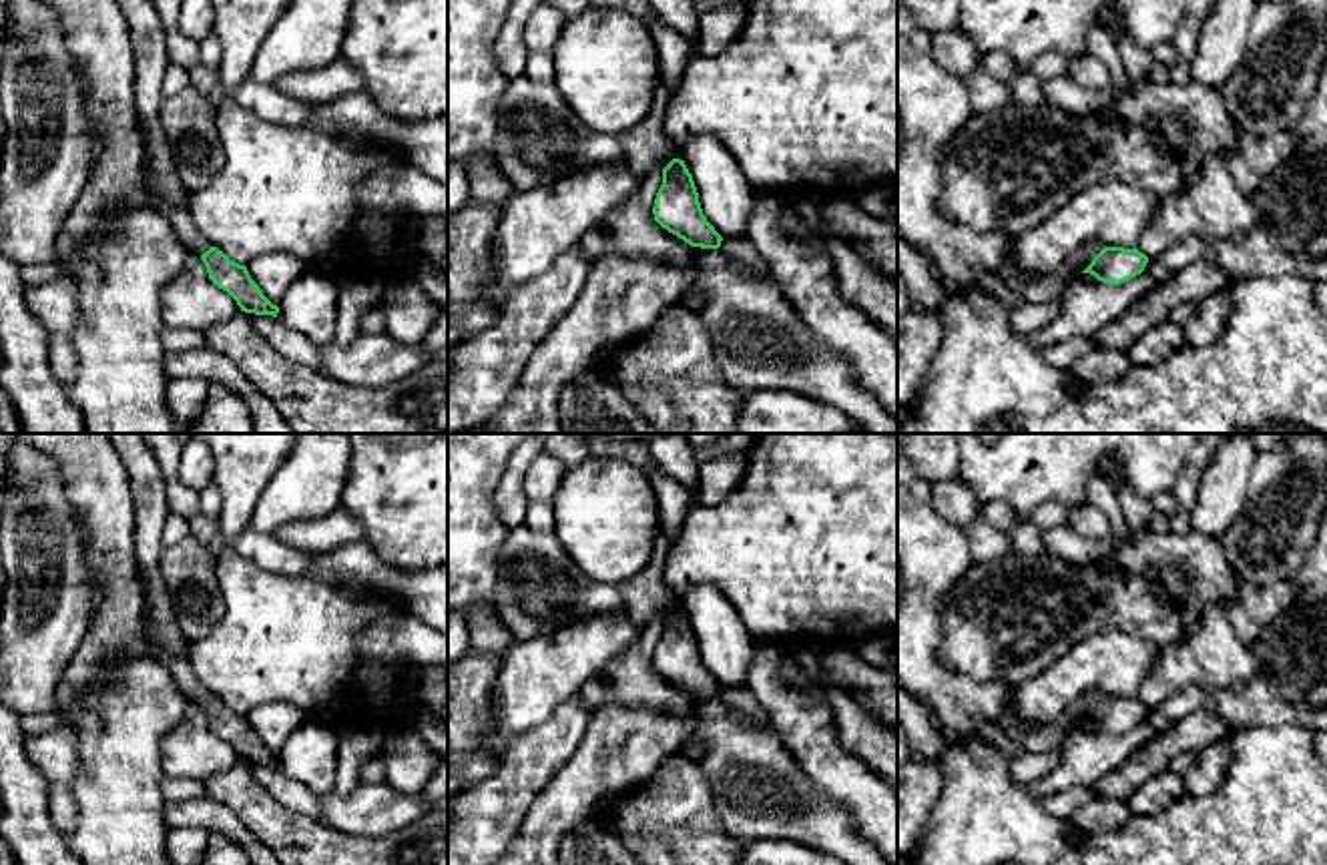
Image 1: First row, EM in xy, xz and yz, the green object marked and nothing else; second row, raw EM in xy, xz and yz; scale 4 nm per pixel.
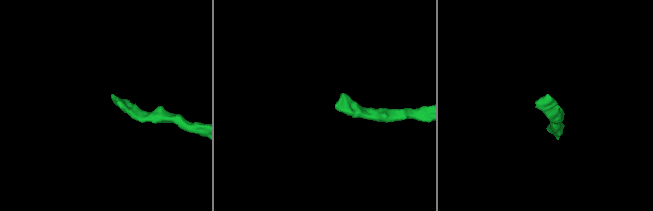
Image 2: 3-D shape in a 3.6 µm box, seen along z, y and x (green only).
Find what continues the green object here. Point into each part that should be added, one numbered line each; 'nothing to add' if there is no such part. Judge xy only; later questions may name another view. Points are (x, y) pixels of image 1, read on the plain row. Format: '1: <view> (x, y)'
1: xy (179, 667)

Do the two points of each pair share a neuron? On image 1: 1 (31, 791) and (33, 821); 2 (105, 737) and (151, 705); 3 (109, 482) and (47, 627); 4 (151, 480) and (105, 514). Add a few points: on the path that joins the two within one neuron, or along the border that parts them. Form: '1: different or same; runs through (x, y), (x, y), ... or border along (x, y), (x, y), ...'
1: same; runs through (31, 799), (31, 813)
2: same; runs through (117, 725), (139, 705)
3: different; border along (69, 498), (93, 591)
4: different; border along (115, 454), (125, 470), (131, 494), (135, 542)

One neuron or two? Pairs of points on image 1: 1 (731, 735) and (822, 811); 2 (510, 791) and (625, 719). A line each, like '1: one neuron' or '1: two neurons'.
1: one neuron
2: two neurons

